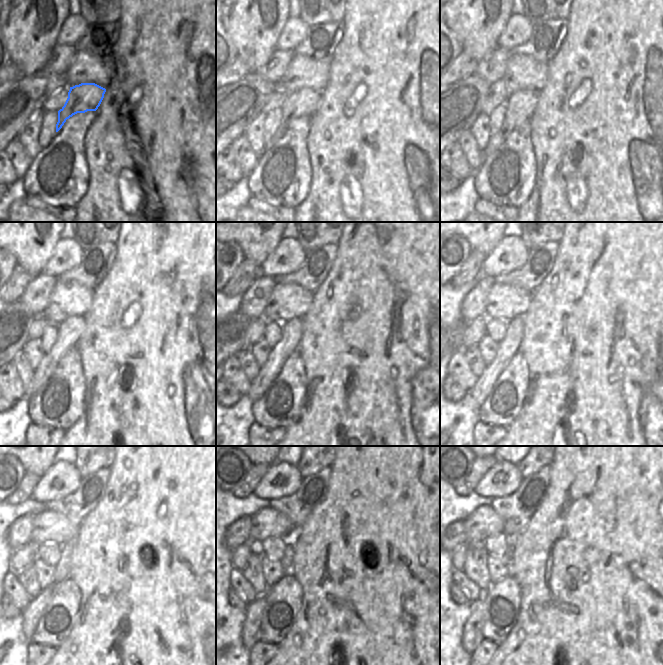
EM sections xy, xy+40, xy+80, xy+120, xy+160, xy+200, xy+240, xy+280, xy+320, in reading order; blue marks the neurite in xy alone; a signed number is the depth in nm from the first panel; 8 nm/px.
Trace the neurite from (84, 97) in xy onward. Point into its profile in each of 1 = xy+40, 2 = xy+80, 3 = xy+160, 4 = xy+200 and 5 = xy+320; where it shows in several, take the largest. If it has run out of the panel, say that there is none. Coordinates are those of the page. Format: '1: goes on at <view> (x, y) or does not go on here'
1: goes on at xy+40 (305, 101)
2: goes on at xy+80 (519, 107)
3: goes on at xy+160 (291, 330)
4: goes on at xy+200 (509, 346)
5: goes on at xy+320 (472, 636)

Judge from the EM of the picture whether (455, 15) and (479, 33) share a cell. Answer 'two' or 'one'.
one

